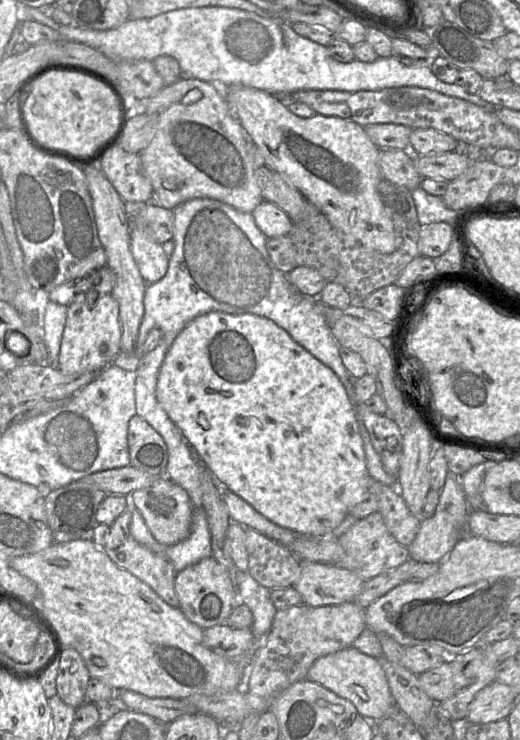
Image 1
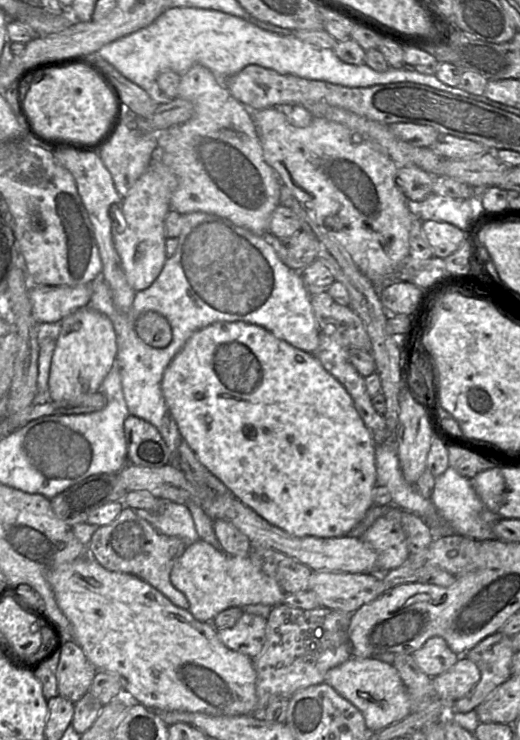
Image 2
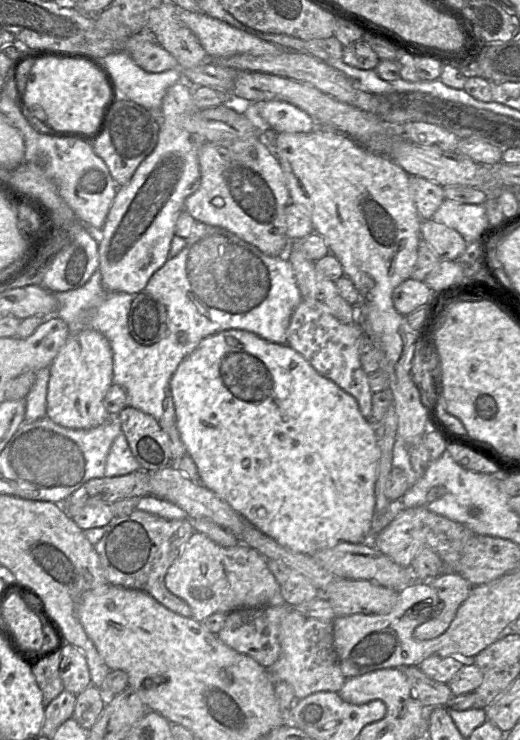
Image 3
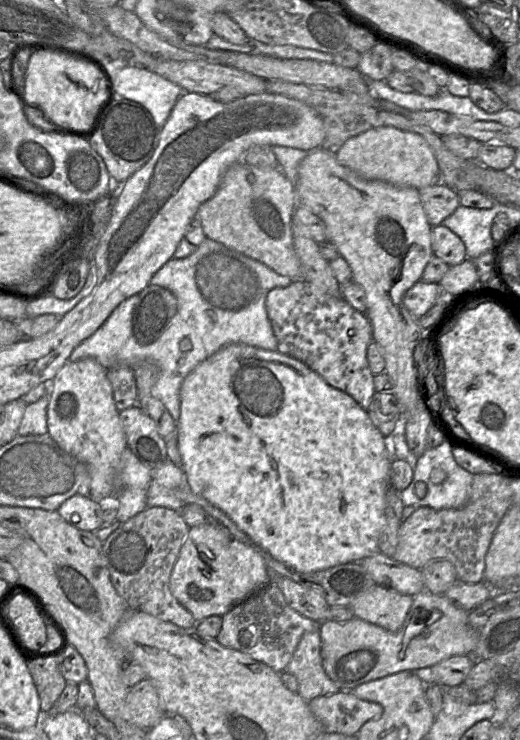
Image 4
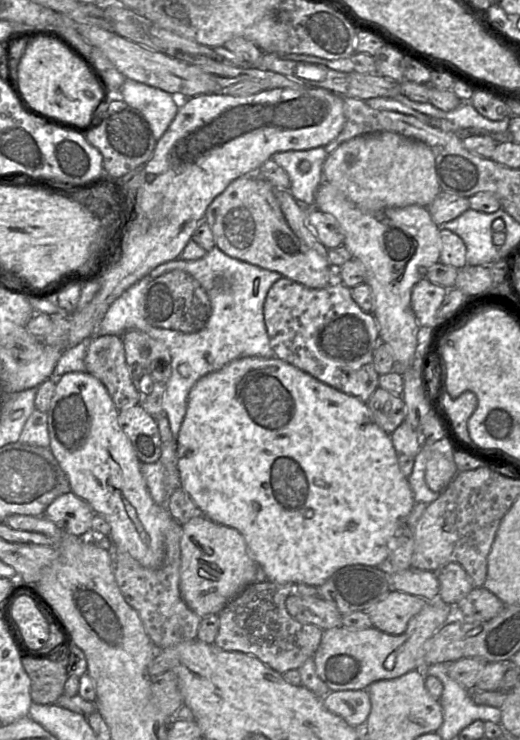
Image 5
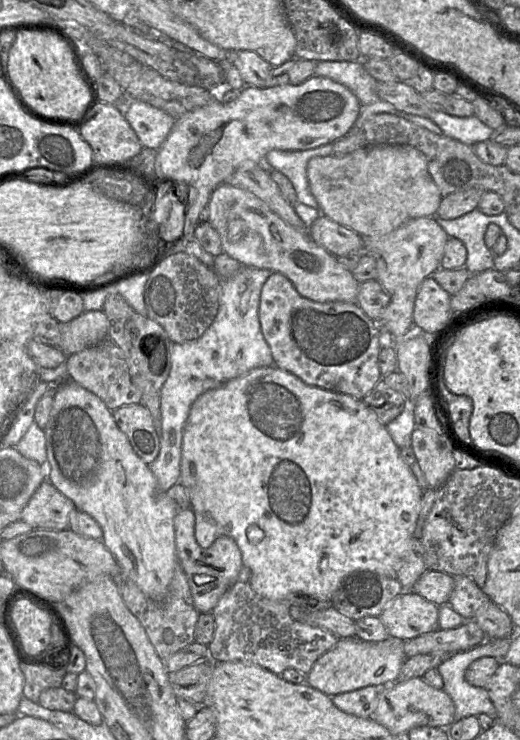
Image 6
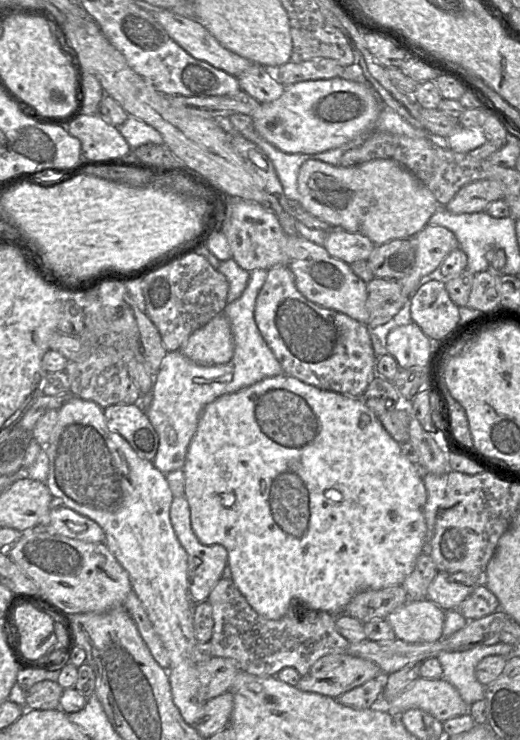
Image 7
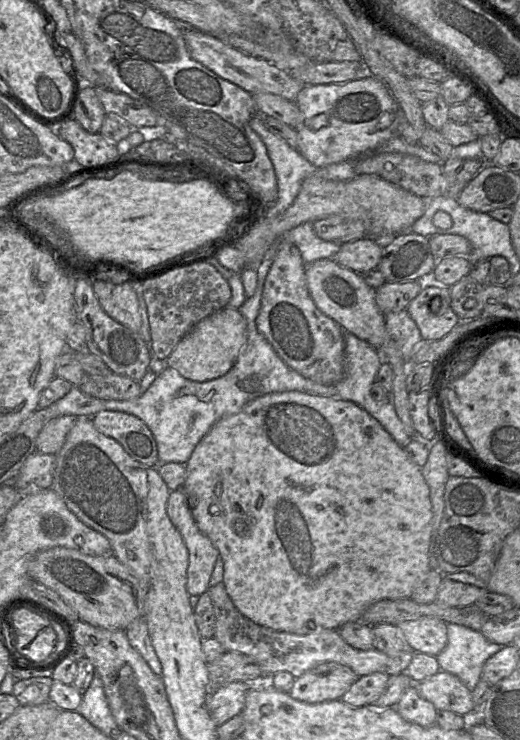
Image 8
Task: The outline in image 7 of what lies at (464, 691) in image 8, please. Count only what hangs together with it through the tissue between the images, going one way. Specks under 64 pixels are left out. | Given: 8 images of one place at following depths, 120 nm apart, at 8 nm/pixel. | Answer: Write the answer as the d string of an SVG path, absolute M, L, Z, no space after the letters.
M419 677L409 687L387 704L380 704L393 716L400 717L405 711L418 708L442 723L450 718L469 712L469 705L457 689L444 678Z

